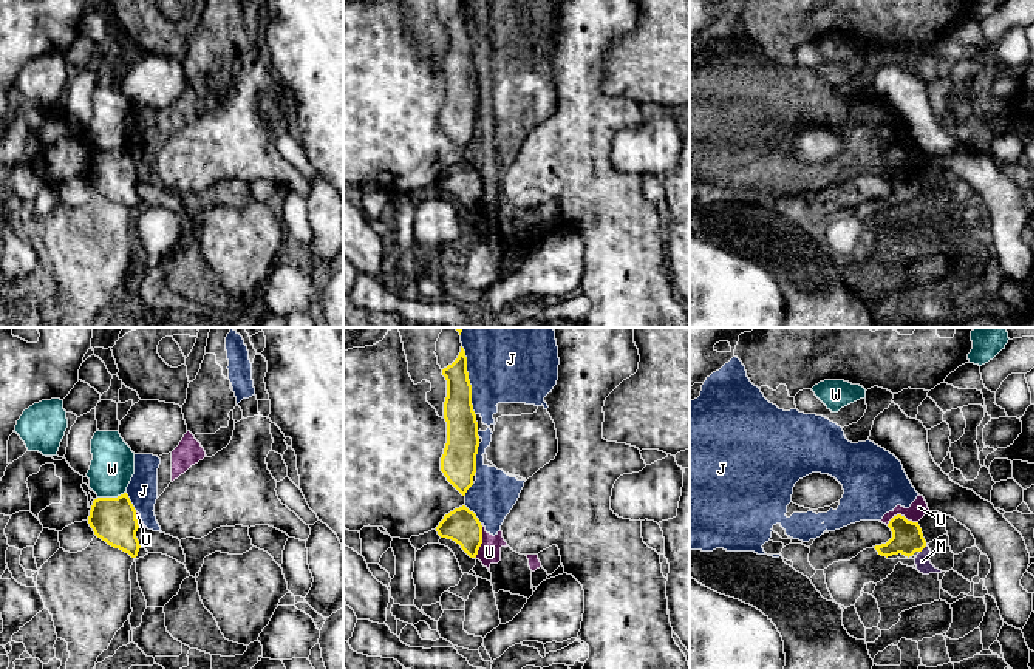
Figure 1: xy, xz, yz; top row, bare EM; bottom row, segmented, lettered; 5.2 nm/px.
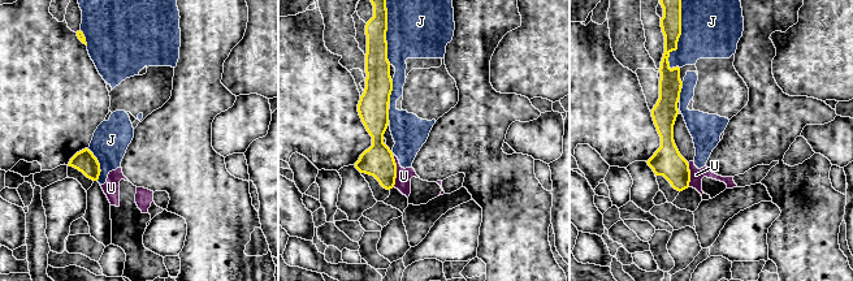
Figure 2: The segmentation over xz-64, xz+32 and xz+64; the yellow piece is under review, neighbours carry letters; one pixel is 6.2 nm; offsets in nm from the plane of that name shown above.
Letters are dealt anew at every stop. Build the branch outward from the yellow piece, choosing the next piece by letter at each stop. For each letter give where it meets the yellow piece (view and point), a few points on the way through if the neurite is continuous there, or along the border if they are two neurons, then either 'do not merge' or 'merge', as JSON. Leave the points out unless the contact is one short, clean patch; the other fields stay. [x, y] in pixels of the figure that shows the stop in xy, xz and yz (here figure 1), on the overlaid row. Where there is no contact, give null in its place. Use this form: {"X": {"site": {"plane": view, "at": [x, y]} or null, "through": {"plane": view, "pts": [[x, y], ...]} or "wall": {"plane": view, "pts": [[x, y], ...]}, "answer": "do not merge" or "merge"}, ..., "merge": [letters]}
{"J": {"site": {"plane": "xz", "at": [469, 380]}, "answer": "do not merge"}, "M": {"site": {"plane": "yz", "at": [923, 547]}, "through": {"plane": "yz", "pts": [[906, 538], [923, 547], [922, 561]]}, "answer": "merge"}, "U": {"site": {"plane": "xz", "at": [481, 541]}, "wall": {"plane": "xz", "pts": [[481, 524], [481, 546], [475, 556]]}, "answer": "do not merge"}, "W": {"site": {"plane": "xy", "at": [112, 498]}, "wall": {"plane": "xy", "pts": [[126, 492], [116, 496], [98, 498]]}, "answer": "do not merge"}, "merge": ["M"]}

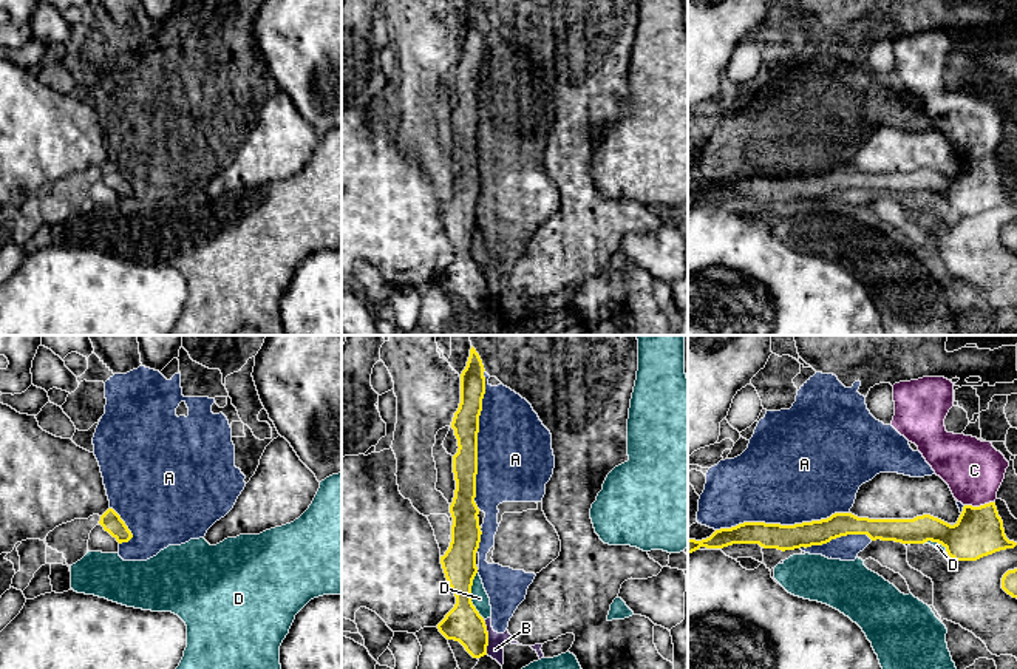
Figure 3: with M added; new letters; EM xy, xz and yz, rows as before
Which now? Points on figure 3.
{"A": {"site": {"plane": "xz", "at": [476, 439]}, "answer": "do not merge"}, "B": {"site": {"plane": "xz", "at": [487, 637]}, "wall": {"plane": "xz", "pts": [[482, 620], [487, 629], [487, 654]]}, "answer": "do not merge"}, "C": {"site": {"plane": "yz", "at": [980, 505]}, "wall": {"plane": "yz", "pts": [[993, 501], [983, 505], [965, 505]]}, "answer": "do not merge"}, "D": {"site": {"plane": "xz", "at": [470, 595]}, "wall": {"plane": "xz", "pts": [[476, 572], [472, 581], [470, 601], [484, 618]]}, "answer": "do not merge"}, "merge": []}

